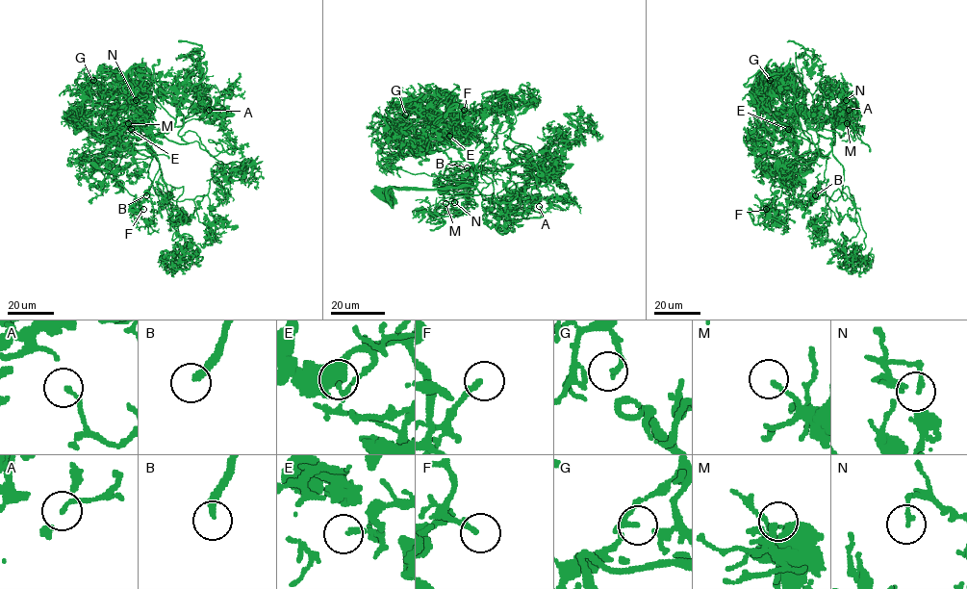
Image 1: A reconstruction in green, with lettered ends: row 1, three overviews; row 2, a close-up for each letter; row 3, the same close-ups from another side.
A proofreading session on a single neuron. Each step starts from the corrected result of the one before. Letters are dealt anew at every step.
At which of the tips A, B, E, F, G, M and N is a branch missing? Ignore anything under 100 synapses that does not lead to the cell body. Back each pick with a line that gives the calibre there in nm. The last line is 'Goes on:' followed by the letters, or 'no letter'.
B: 240 nm thick
F: 220 nm thick
Goes on: B, F

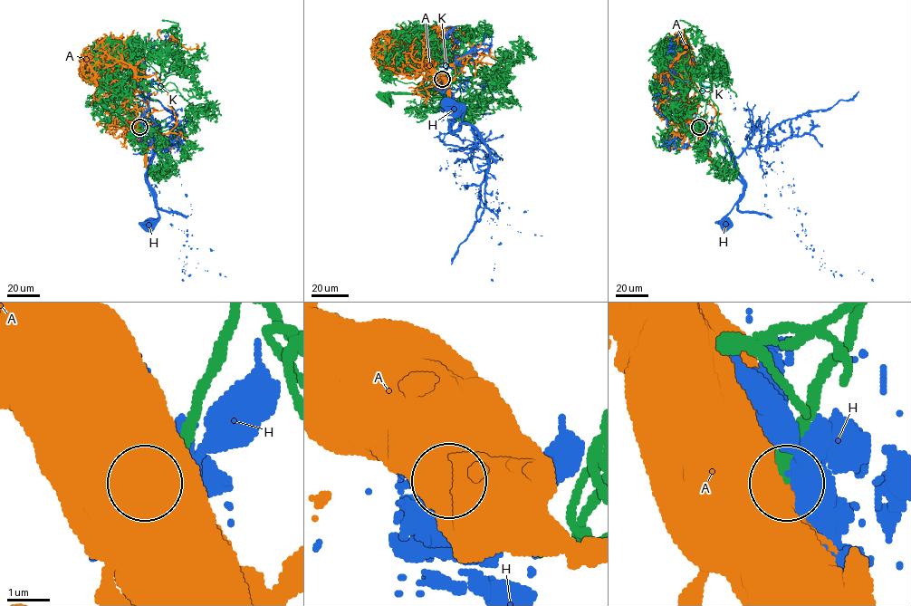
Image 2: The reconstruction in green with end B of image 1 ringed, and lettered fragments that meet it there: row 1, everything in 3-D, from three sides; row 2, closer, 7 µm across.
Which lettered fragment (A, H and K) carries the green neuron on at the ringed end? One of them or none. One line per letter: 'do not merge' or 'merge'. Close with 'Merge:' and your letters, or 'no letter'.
A: do not merge
H: do not merge
K: do not merge
Merge: no letter

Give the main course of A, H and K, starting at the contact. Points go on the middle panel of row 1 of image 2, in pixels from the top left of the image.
A: (442, 78), (429, 64), (437, 43), (461, 62), (506, 66), (510, 62), (506, 58)
H: (443, 79), (461, 110), (451, 130), (461, 124), (464, 112), (455, 109)
K: (442, 79), (445, 96), (439, 93), (455, 80), (445, 66), (457, 52)

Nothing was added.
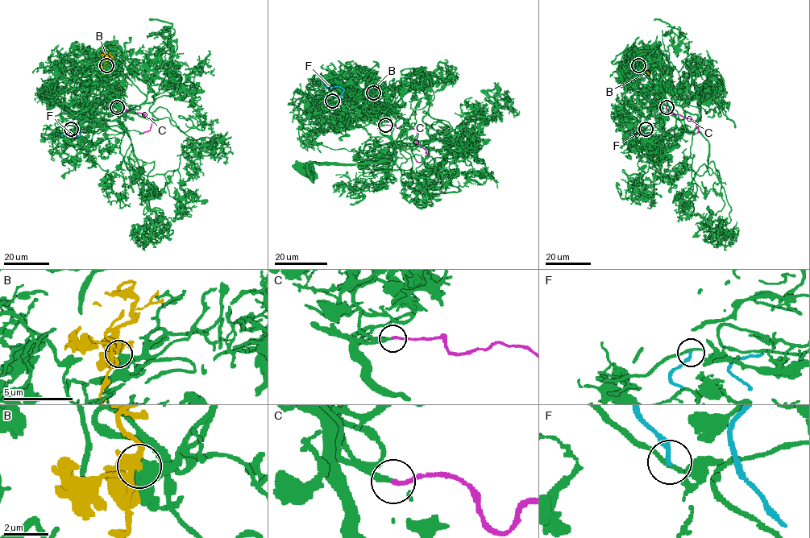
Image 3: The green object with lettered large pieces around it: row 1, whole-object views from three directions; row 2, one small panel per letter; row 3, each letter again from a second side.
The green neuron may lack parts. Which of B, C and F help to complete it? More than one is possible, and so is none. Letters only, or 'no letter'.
B, C

